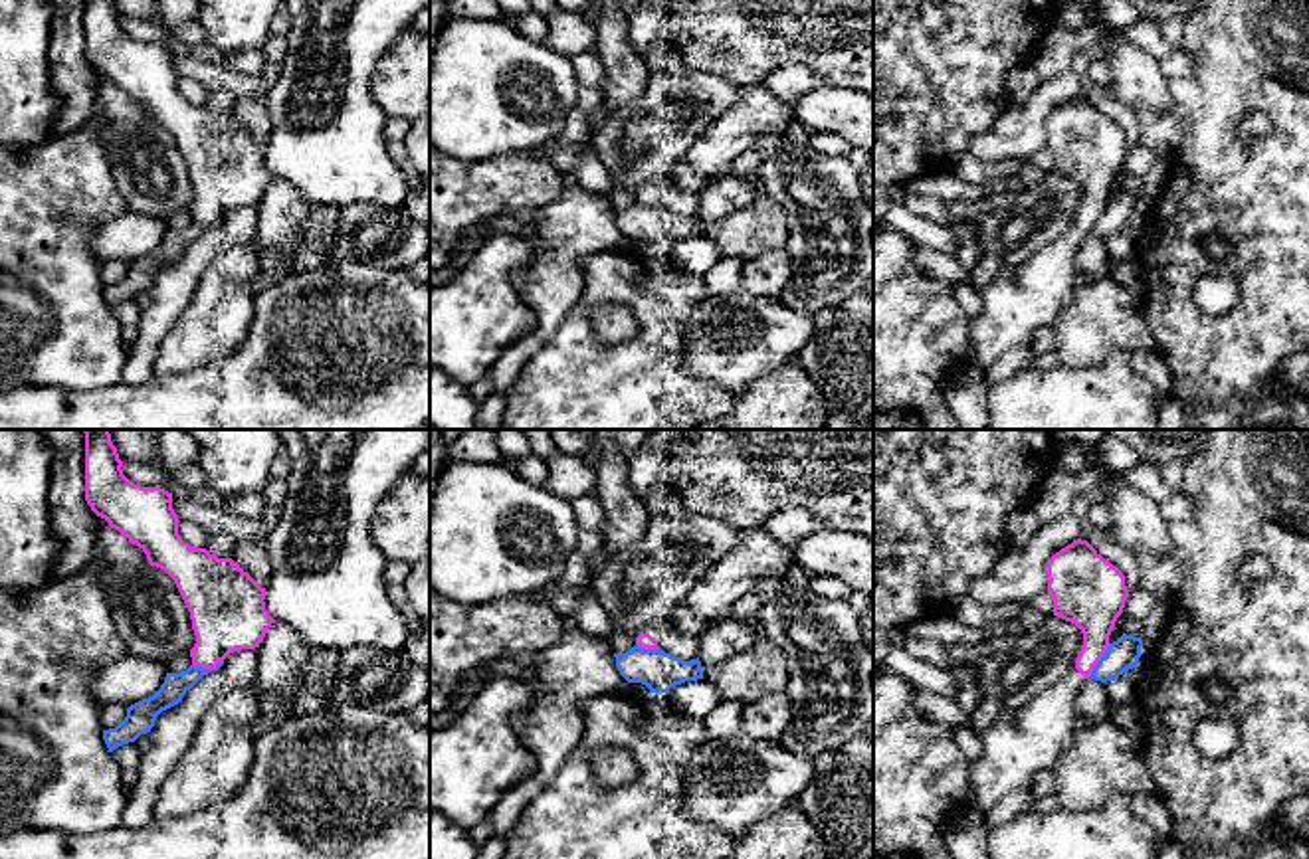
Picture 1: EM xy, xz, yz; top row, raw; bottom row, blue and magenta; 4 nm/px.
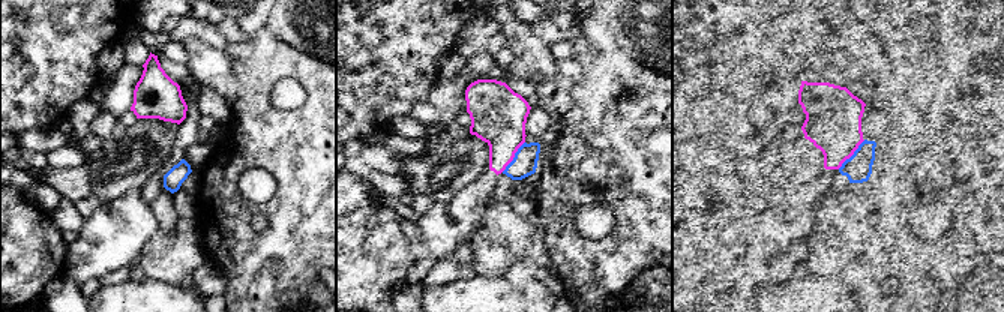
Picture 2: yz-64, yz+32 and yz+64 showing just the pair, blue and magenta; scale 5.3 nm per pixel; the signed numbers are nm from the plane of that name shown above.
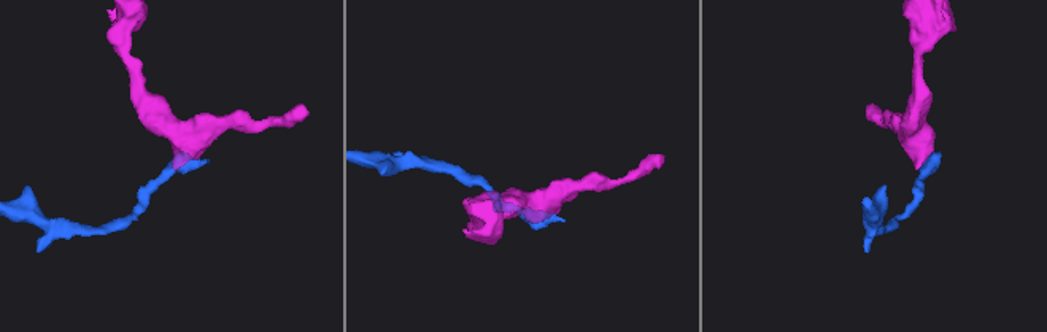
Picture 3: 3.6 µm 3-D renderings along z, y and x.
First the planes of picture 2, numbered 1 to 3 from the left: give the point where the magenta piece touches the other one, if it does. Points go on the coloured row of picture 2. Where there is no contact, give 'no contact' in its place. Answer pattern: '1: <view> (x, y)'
1: no contact
2: yz+32 (515, 156)
3: yz+64 (853, 155)

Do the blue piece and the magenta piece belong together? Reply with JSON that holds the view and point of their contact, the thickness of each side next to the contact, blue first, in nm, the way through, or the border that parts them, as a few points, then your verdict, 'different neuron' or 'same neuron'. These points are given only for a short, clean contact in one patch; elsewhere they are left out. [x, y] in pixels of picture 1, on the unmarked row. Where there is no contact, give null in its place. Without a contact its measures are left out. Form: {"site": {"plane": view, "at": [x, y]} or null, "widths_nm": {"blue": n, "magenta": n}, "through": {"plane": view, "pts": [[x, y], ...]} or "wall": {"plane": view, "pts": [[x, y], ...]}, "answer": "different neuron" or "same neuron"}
{"site": {"plane": "xy", "at": [206, 226]}, "widths_nm": {"blue": 100, "magenta": 300}, "answer": "different neuron"}

